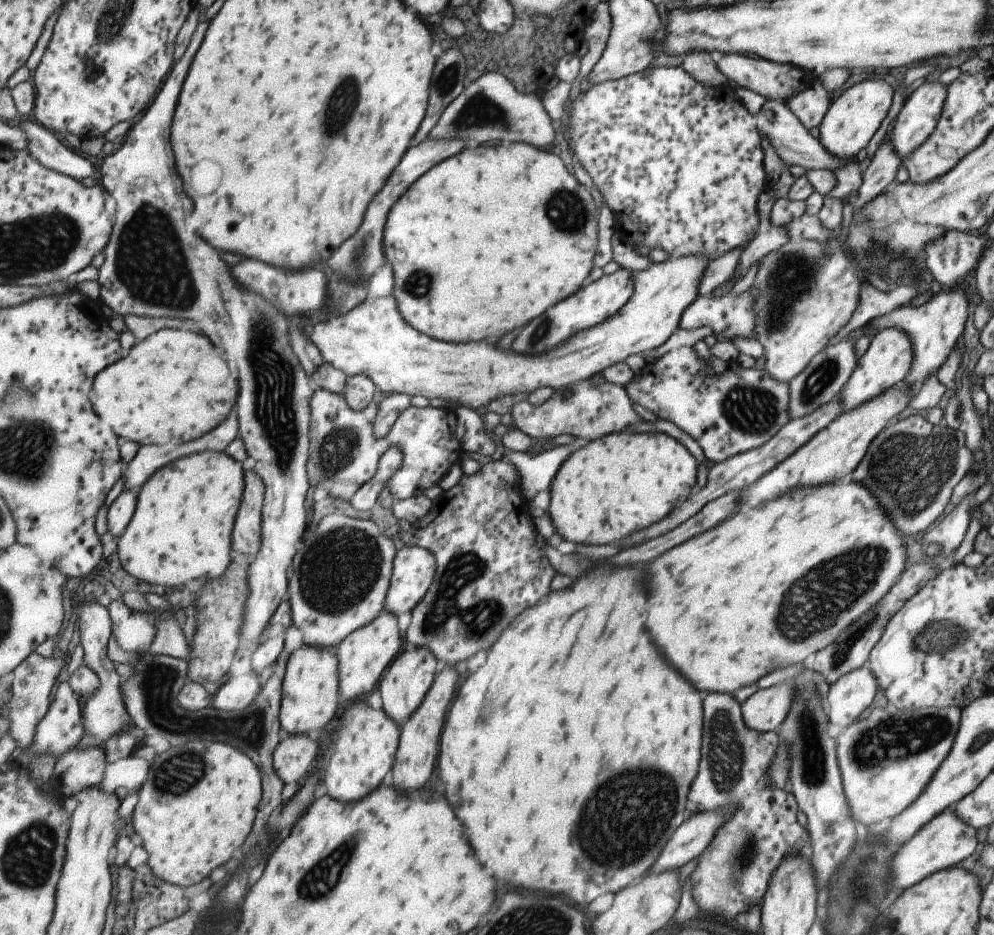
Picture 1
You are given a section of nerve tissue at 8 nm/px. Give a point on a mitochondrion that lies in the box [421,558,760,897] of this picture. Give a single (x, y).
(617, 827)

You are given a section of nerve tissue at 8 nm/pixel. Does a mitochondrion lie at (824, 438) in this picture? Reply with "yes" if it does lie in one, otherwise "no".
no

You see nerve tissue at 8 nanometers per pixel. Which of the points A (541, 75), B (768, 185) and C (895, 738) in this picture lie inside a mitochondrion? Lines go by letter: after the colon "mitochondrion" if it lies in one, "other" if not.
A: other
B: other
C: mitochondrion

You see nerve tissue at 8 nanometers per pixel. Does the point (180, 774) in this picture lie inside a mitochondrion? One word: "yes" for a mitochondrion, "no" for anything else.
yes

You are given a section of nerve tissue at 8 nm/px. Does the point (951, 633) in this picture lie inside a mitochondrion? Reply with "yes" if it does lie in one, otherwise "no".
yes

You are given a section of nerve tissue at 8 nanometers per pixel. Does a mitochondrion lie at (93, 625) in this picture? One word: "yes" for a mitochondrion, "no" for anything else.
no

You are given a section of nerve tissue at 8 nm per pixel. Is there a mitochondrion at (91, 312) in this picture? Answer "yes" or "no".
no

